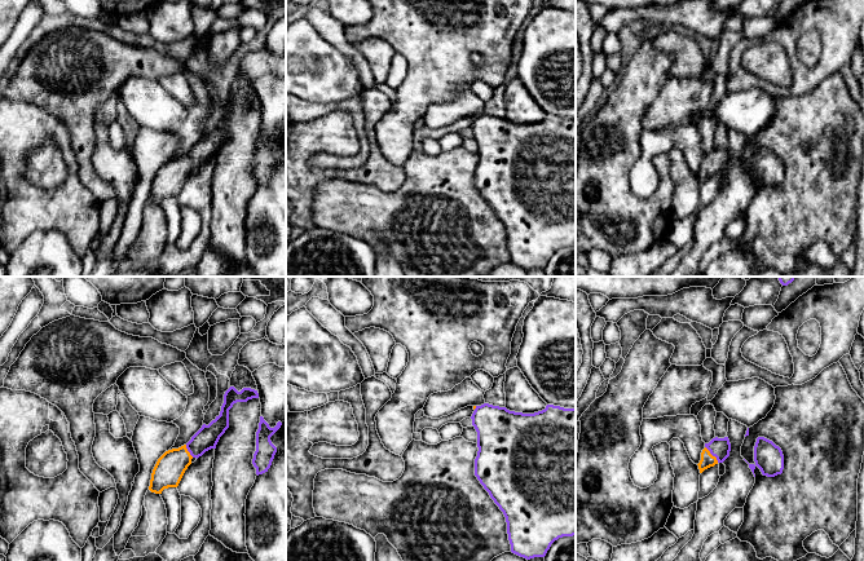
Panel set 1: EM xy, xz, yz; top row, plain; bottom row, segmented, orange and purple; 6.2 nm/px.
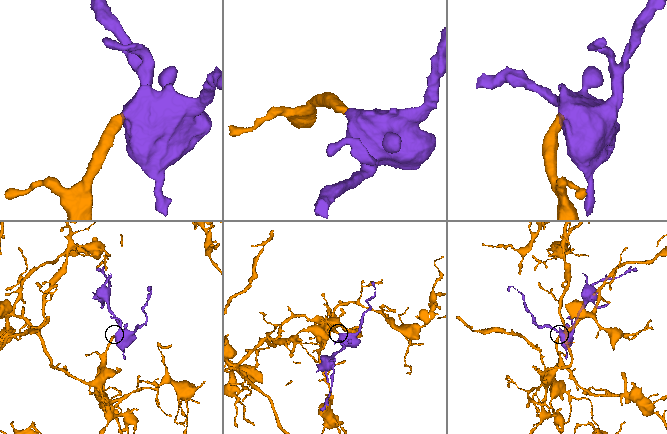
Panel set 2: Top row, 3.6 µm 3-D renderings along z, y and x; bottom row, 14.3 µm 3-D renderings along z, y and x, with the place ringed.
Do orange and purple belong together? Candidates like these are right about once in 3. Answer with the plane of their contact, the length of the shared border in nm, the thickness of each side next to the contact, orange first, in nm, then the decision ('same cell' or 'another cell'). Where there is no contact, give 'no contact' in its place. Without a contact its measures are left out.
contact in yz; length 130 nm; calibres 90 and 130 nm; same cell

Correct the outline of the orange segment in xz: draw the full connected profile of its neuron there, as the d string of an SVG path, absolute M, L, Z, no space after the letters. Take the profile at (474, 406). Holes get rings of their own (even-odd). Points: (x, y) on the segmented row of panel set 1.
M484 403L481 406L473 406L473 410L471 419L472 425L477 432L479 447L477 456L475 459L475 476L506 517L511 552L526 560L545 557L555 540L563 536L576 535L576 408L547 405L542 411L523 414L510 411L506 407Z

